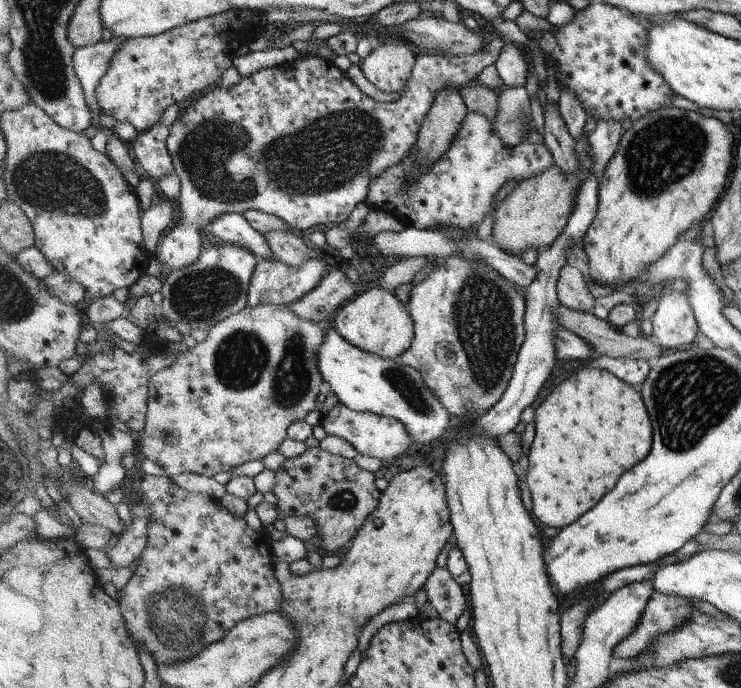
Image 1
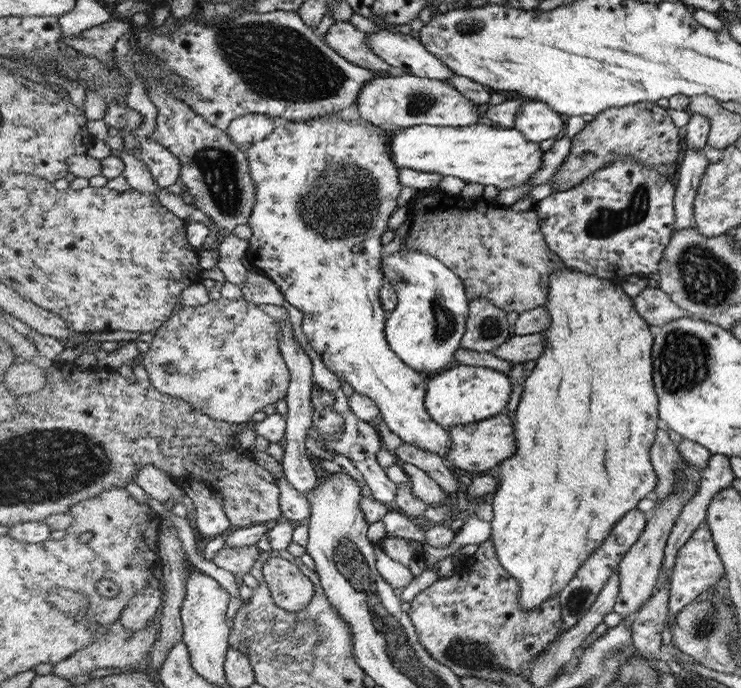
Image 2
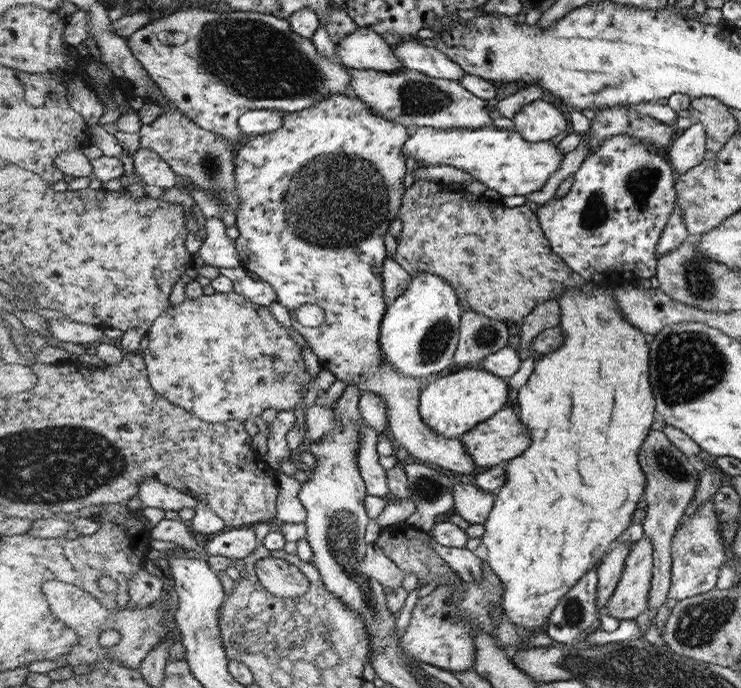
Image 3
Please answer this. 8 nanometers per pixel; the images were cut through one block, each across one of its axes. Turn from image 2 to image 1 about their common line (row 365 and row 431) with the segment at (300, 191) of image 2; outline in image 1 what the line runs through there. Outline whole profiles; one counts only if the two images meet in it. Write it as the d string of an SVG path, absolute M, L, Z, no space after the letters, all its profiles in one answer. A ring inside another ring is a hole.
M340 403L328 414L321 414L319 425L324 428L326 434L339 436L350 442L358 453L379 458L381 461L400 456L413 442L411 432L398 418L371 412L356 412Z

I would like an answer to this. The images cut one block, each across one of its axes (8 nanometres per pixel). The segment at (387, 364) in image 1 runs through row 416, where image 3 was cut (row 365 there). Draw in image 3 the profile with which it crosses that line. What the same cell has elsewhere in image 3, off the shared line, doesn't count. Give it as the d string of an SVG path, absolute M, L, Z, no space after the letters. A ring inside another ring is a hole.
M430 272L412 275L406 290L387 307L383 316L379 343L385 363L416 378L446 370L458 350L463 311L458 293L443 277Z

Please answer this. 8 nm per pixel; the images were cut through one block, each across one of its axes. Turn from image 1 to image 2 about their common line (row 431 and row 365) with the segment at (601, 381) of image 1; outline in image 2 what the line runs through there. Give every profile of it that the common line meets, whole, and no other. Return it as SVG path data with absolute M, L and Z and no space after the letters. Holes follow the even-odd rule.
M568 267L551 275L550 298L546 309L550 313L552 324L542 332L546 339L544 352L535 360L532 373L526 377L523 391L513 418L516 419L516 436L520 436L520 446L511 459L500 464L502 480L496 493L492 495L494 517L490 521L491 538L499 553L499 560L504 568L520 582L519 604L524 610L532 611L547 603L567 587L567 584L578 574L579 568L598 551L600 544L611 535L616 524L628 511L634 511L644 496L659 486L659 474L652 464L651 448L655 446L656 426L658 426L658 396L652 386L652 334L647 321L635 308L635 301L626 294L622 285L606 280L594 274L574 271Z

